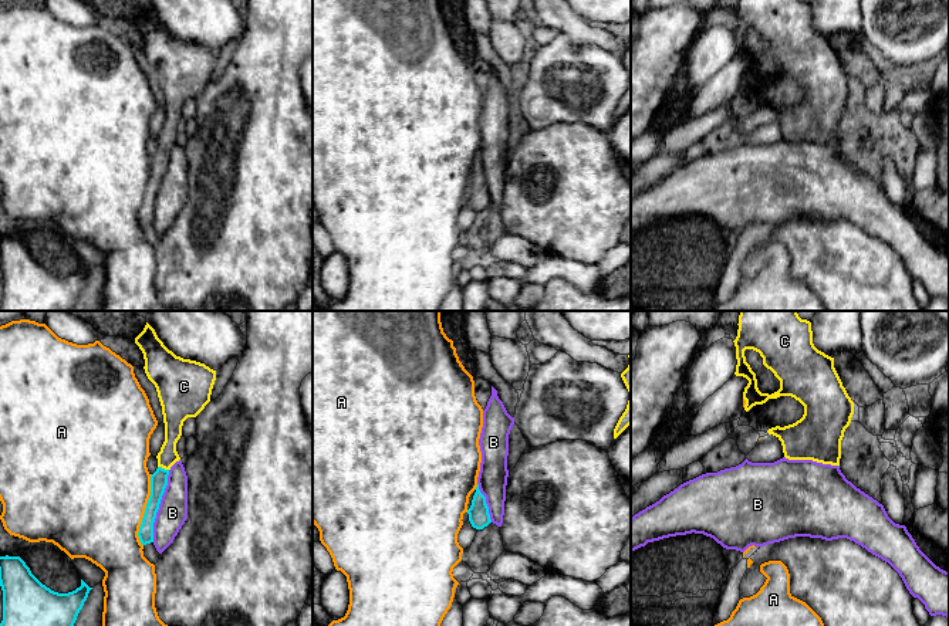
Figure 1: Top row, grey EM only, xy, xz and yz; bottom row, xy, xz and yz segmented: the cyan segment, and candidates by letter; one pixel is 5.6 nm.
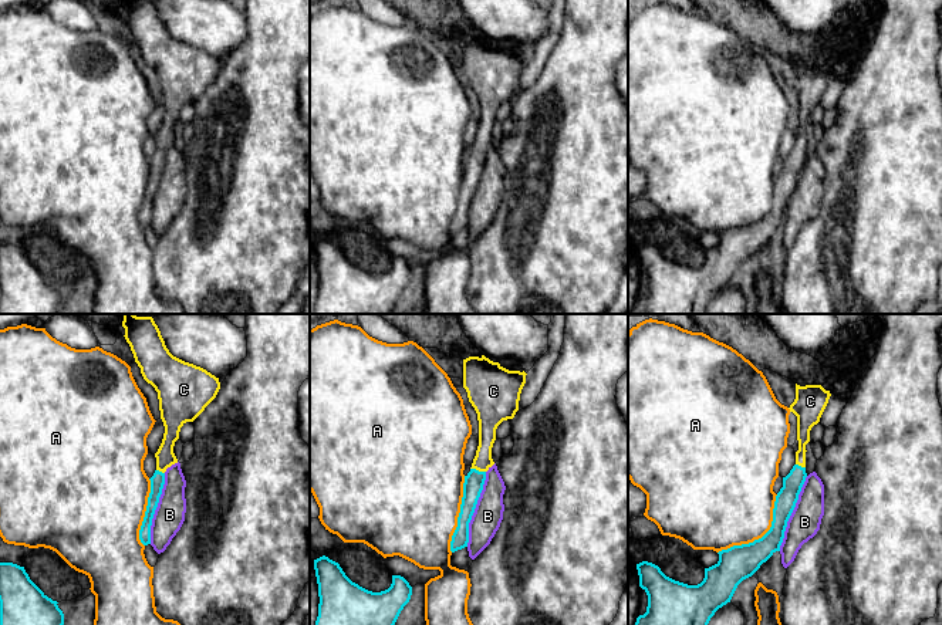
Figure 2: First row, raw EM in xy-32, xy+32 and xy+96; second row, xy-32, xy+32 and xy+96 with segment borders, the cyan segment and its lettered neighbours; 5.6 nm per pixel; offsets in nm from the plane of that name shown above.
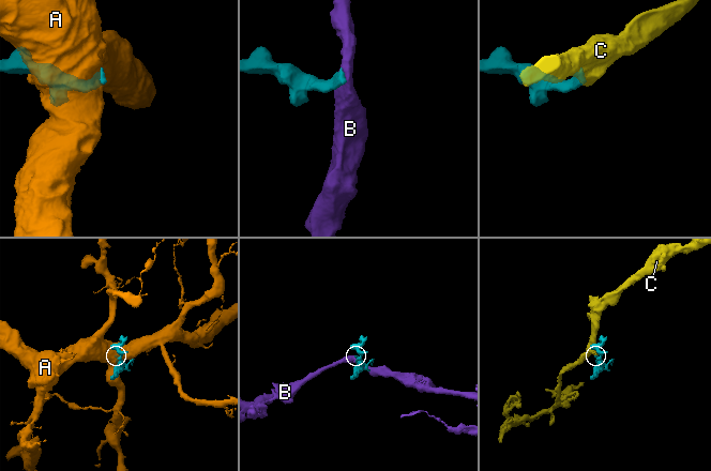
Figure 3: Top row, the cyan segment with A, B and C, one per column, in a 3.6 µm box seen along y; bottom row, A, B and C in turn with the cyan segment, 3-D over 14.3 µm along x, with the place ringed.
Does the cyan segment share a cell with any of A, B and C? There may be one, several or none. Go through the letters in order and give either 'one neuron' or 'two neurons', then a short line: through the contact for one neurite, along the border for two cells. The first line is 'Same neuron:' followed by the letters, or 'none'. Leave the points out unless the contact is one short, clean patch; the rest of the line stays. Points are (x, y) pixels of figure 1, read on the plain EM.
Same neuron: C
A: two neurons
B: two neurons
C: one neuron | xy (159, 161), (164, 151), (168, 138)

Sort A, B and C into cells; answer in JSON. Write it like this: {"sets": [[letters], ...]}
{"sets": [["A"], ["B"], ["C"]]}

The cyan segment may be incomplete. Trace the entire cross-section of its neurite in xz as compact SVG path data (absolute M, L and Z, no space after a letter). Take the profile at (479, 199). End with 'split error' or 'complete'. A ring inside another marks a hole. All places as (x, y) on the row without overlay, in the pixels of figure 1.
M479 166L476 169L476 175L473 177L472 187L467 192L467 196L472 209L476 212L483 212L492 204L486 179L480 175Z | complete

